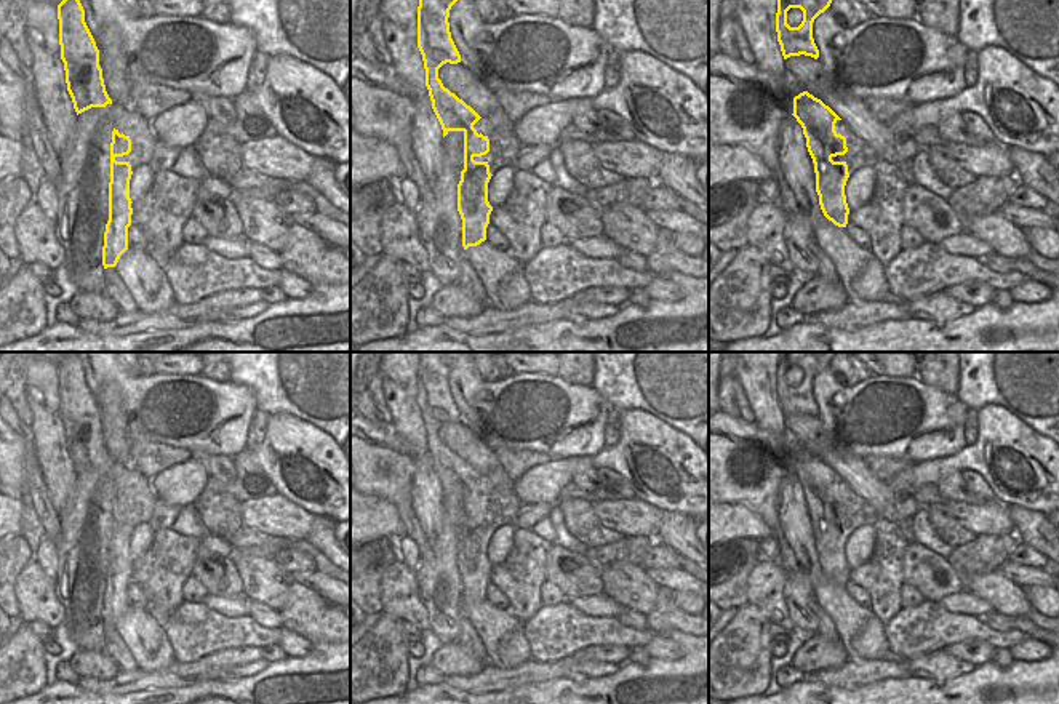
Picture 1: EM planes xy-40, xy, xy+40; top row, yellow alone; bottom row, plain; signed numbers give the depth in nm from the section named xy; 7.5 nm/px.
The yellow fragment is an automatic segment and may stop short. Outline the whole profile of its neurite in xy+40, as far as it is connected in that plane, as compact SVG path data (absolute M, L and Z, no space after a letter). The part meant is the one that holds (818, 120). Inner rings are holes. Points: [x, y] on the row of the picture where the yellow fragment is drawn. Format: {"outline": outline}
{"outline": "M808 91L793 98L792 115L803 128L806 147L814 163L821 210L835 226L846 227L849 214L845 195L849 178L848 165L832 160L848 152L846 138L835 131L835 123L841 118Z"}

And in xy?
{"outline": "M419 0L418 48L426 69L426 86L432 109L442 125L443 138L450 131L464 133L464 170L458 184L458 211L462 219L462 246L477 246L486 240L493 206L488 202L491 179L488 162L475 157L490 152L488 136L478 134L474 125L482 118L470 106L443 86L438 69L461 62L461 54L450 32L450 10L458 0Z"}

